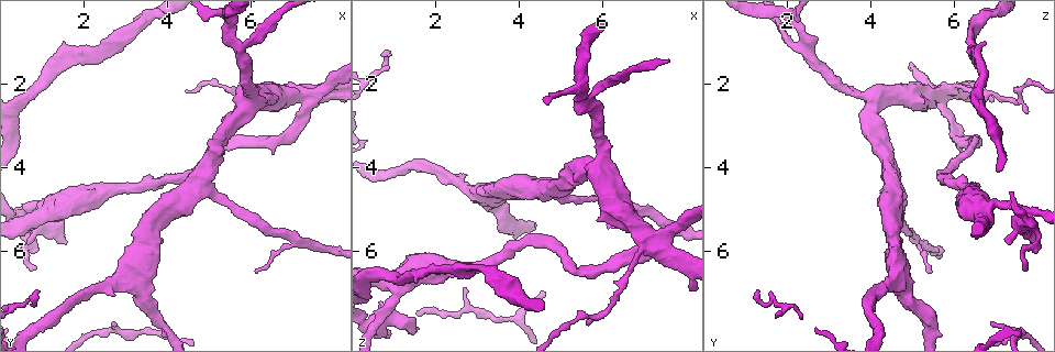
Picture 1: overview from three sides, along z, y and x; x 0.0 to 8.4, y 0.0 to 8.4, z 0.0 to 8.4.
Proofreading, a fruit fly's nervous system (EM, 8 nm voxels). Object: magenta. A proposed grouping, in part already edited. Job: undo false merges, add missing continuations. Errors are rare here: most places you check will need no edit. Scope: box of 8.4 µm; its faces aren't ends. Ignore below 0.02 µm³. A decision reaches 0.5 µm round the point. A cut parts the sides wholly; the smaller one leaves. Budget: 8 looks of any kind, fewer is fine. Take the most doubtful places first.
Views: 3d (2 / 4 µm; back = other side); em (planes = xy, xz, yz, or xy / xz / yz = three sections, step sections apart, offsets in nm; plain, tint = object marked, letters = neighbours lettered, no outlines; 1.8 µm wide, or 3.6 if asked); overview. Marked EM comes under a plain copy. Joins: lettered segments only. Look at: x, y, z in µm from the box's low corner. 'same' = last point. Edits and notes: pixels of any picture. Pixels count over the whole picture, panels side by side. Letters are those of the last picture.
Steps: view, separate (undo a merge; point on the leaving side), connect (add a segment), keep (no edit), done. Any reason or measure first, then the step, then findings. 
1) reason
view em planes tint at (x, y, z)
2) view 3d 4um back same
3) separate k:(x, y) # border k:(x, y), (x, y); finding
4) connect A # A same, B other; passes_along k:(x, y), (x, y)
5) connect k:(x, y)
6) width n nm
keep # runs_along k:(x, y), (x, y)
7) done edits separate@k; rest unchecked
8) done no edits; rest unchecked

abrupt turn
view em planes letters at (7.25, 2.35, 5.65)

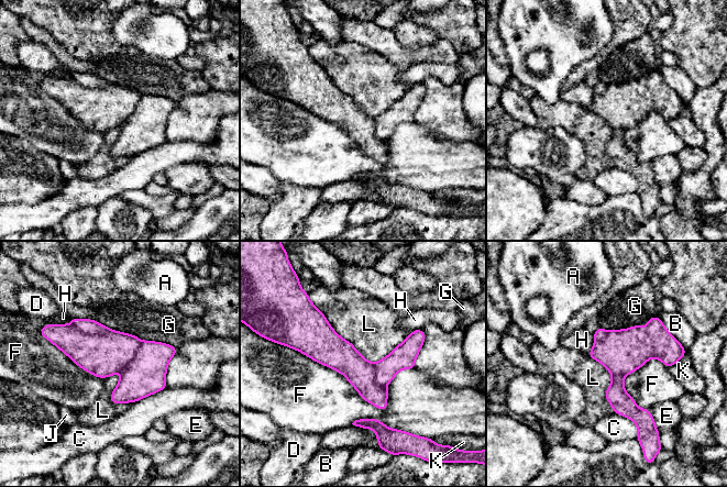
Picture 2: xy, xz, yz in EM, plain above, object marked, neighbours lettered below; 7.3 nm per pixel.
separate 2:(86, 325) # A other, B other, C other, D other, E other, F other, G other, H other, J other, K other, L other; part_leaving 2:(420, 333), (385, 372), (381, 383); two cells meet here

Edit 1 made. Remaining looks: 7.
view overview

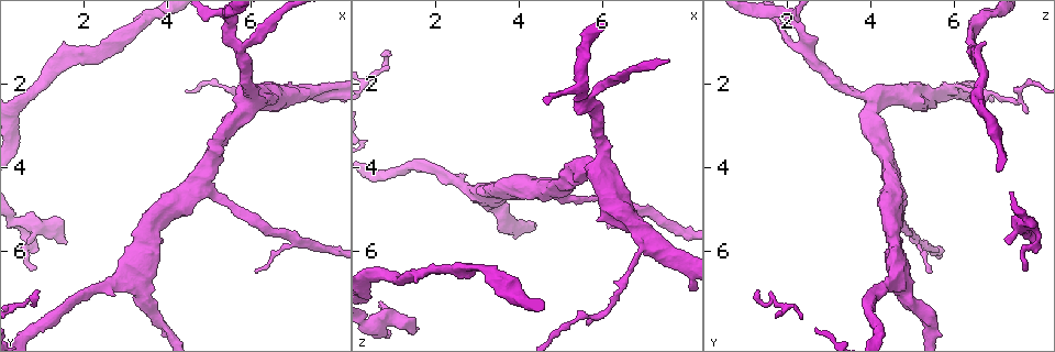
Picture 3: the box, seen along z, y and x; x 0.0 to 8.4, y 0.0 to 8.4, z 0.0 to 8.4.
view 3d 4um at (0.80, 5.40, 7.70)

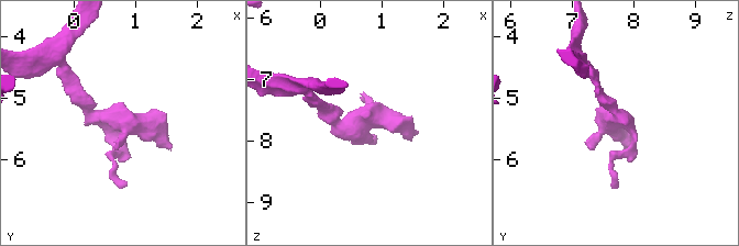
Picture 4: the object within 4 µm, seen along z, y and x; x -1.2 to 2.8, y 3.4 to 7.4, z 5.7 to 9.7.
shape alone is not enough
view em planes tint at (0.75, 5.45, 7.65)

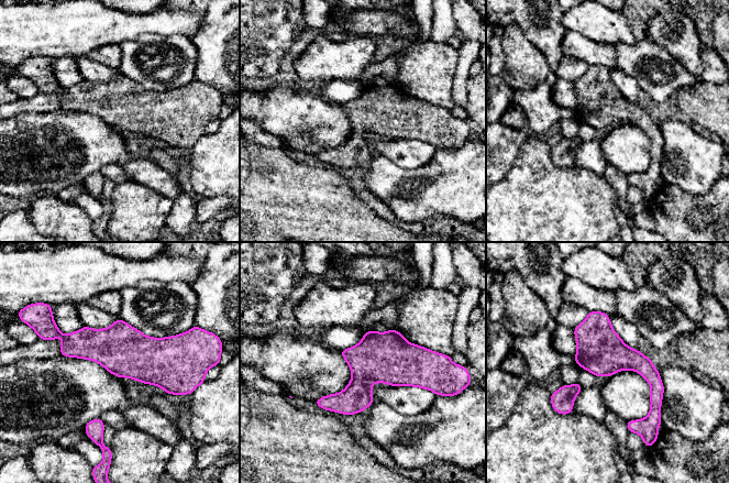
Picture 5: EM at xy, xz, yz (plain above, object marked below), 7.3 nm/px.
view em planes letters same

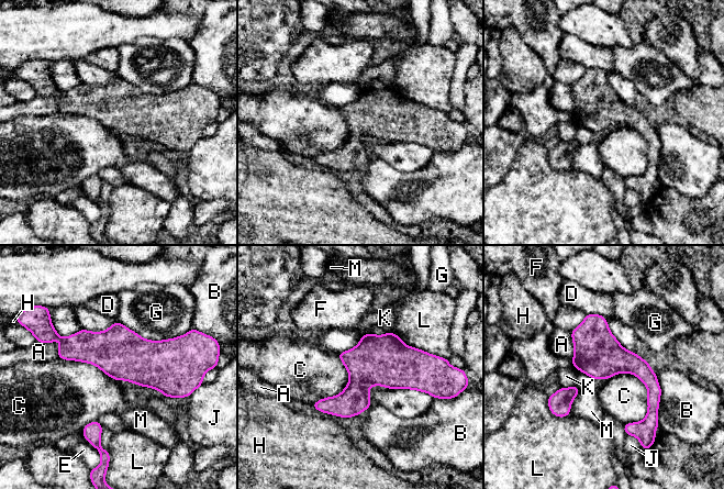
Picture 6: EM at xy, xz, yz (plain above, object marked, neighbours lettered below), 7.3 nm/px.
width 340 nm
keep # A other, B other, C other, D other, E other, F other, G other, H other, J other, K other, L other, M other; runs_along 6:(588, 317), (652, 382), (653, 412), (630, 430); all the same cell

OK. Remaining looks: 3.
done edits separate@2; rest unchecked

